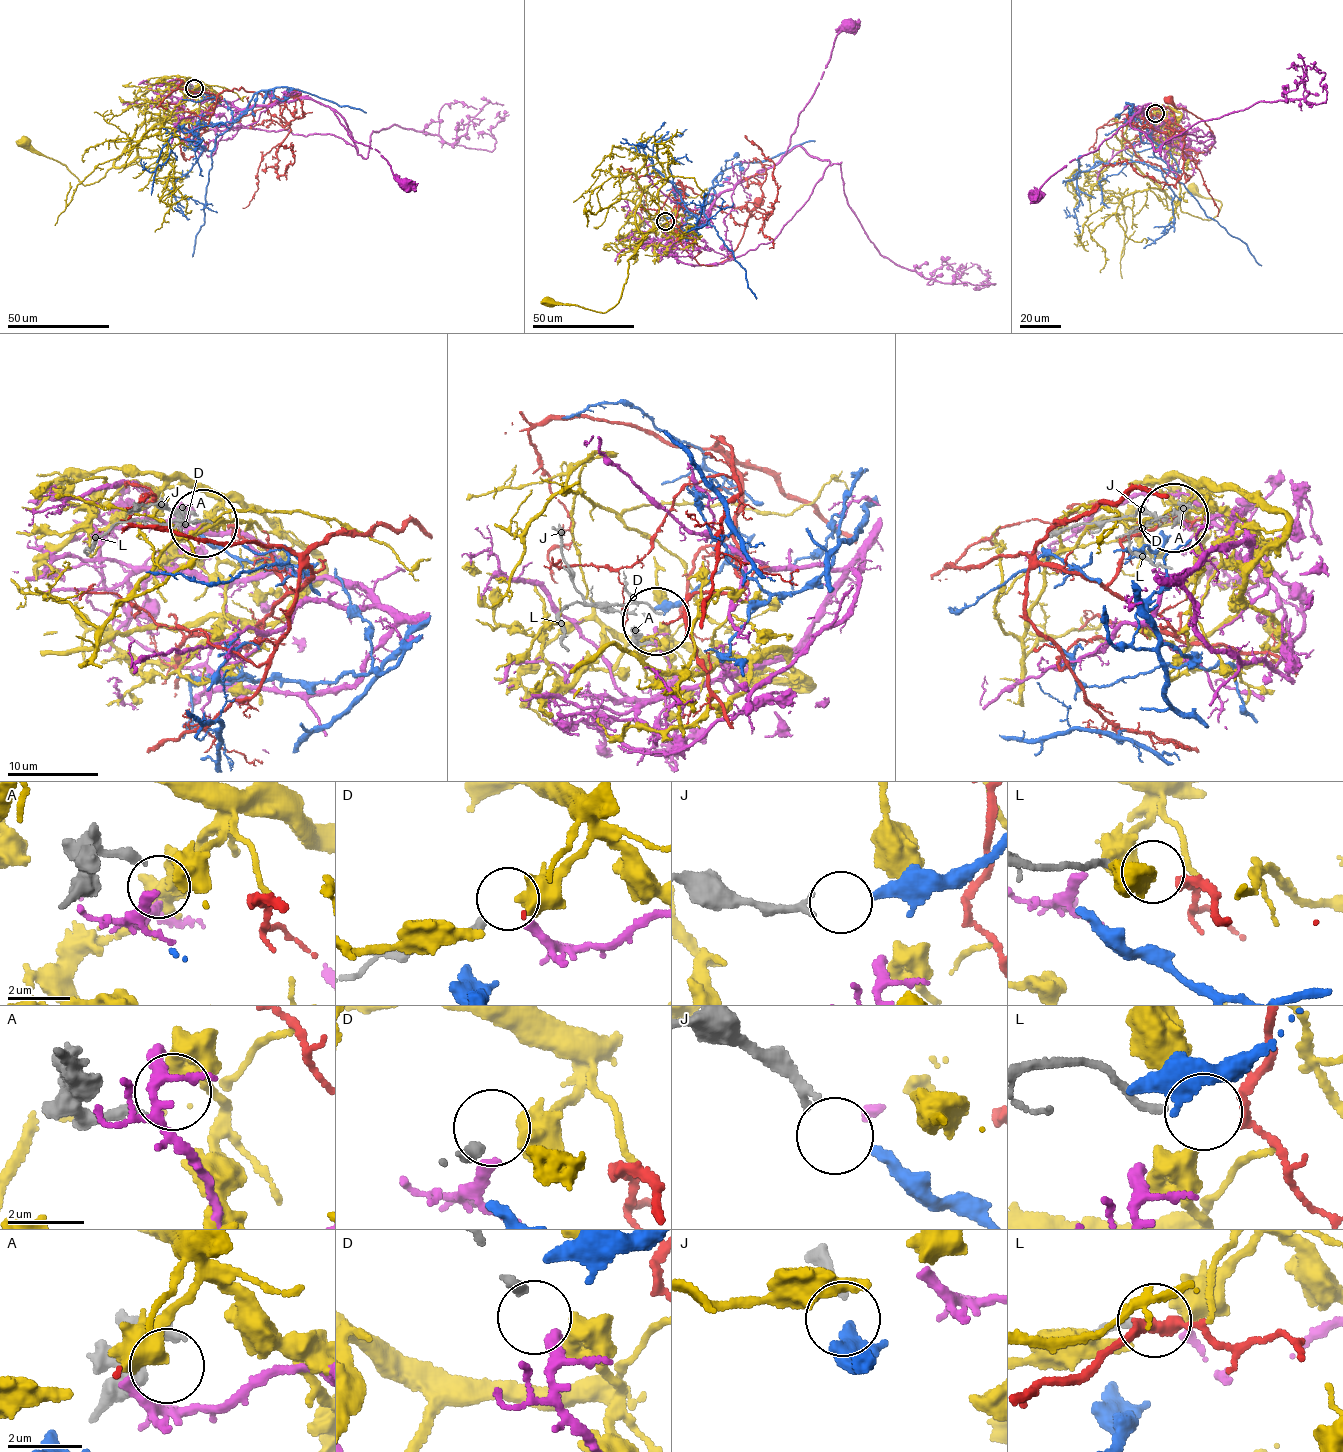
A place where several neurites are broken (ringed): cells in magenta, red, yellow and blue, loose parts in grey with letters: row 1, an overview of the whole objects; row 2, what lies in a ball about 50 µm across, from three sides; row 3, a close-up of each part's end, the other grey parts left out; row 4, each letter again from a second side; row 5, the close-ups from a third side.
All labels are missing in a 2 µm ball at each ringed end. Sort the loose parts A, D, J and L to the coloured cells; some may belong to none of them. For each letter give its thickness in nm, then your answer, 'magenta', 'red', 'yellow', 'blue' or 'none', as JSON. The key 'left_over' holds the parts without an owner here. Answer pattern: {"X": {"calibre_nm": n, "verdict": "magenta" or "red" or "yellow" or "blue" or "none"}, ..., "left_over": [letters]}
{"A": {"calibre_nm": 200, "verdict": "none"}, "D": {"calibre_nm": 280, "verdict": "magenta"}, "J": {"calibre_nm": 240, "verdict": "blue"}, "L": {"calibre_nm": 200, "verdict": "red"}, "left_over": ["A"]}

